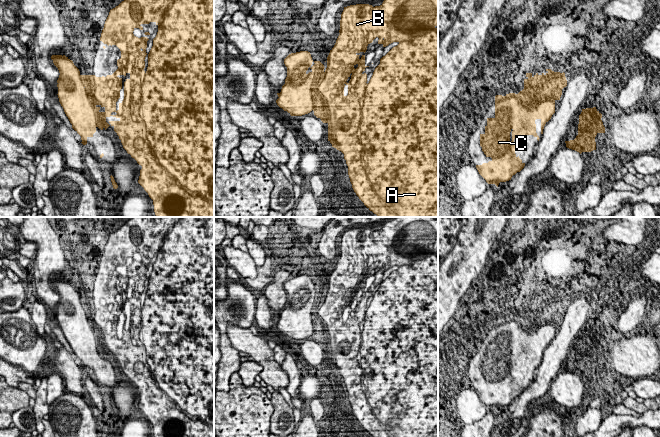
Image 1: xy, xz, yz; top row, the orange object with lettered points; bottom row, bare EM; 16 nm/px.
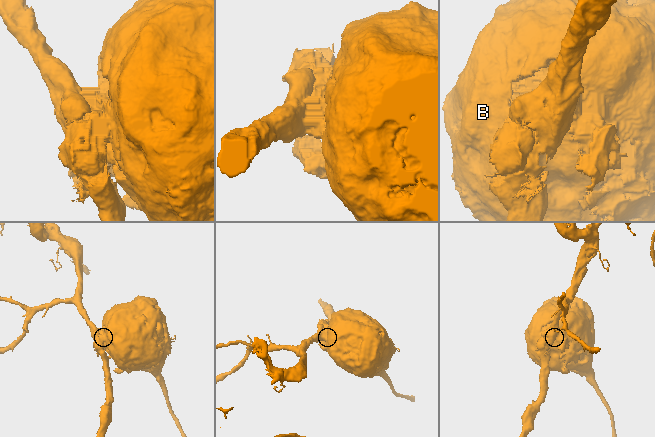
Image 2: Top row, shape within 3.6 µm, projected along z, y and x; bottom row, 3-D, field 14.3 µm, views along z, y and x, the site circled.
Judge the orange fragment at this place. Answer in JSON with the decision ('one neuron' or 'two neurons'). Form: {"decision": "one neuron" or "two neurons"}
{"decision": "two neurons"}

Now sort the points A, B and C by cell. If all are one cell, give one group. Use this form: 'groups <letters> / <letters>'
groups A B / C

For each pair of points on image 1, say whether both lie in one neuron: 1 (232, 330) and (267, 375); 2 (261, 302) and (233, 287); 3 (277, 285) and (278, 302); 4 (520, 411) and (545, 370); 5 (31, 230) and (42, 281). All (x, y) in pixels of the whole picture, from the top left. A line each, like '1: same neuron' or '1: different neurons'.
1: same neuron
2: different neurons
3: same neuron
4: same neuron
5: same neuron

